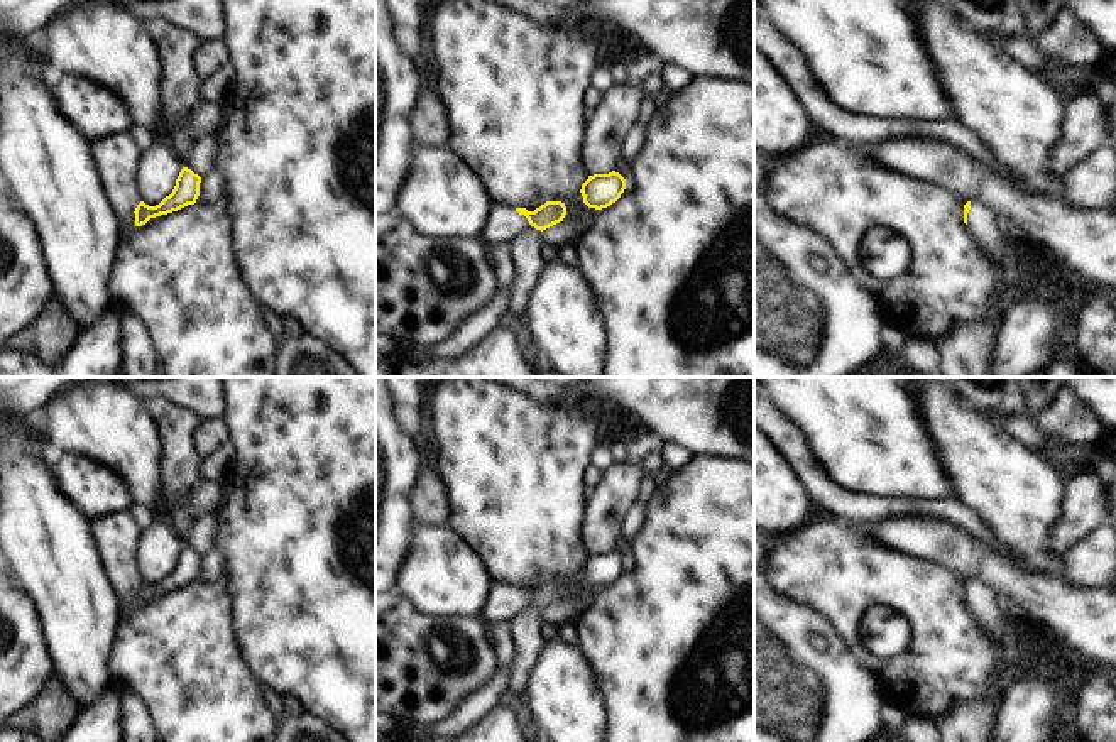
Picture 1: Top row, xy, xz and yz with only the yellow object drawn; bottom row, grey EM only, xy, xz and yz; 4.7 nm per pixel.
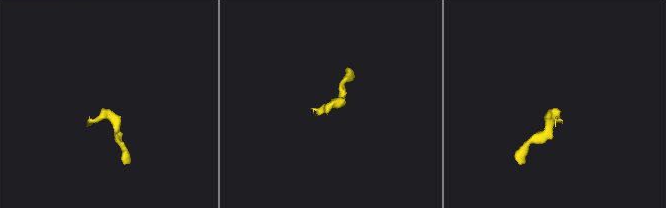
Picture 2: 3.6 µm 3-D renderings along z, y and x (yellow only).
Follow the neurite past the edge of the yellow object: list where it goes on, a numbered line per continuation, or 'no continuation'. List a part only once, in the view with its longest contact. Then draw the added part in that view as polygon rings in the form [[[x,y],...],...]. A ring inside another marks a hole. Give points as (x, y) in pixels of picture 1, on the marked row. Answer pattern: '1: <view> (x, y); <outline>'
1: xy (117, 159); [[[117,134],[113,137],[105,137],[105,139],[93,142],[91,144],[91,155],[95,159],[95,166],[98,169],[98,176],[100,176],[105,196],[107,196],[108,203],[112,205],[113,213],[117,215],[120,232],[134,232],[135,228],[145,226],[152,218],[142,226],[135,225],[135,213],[134,211],[135,211],[137,205],[142,201],[140,193],[139,193],[139,186],[137,186],[137,169],[139,169],[142,152],[139,152],[135,149],[130,135],[129,134]]]

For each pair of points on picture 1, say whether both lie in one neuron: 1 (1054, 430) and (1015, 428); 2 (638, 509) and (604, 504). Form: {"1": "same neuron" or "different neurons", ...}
{"1": "different neurons", "2": "different neurons"}

